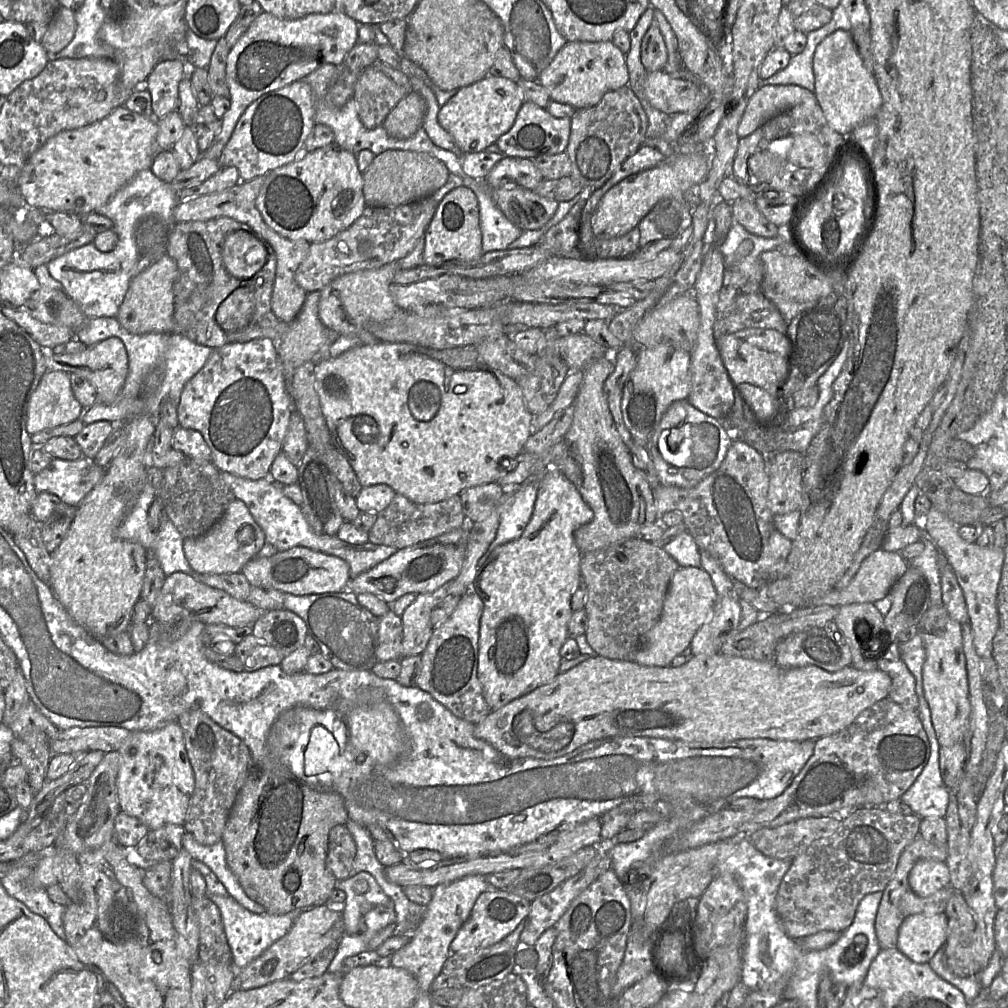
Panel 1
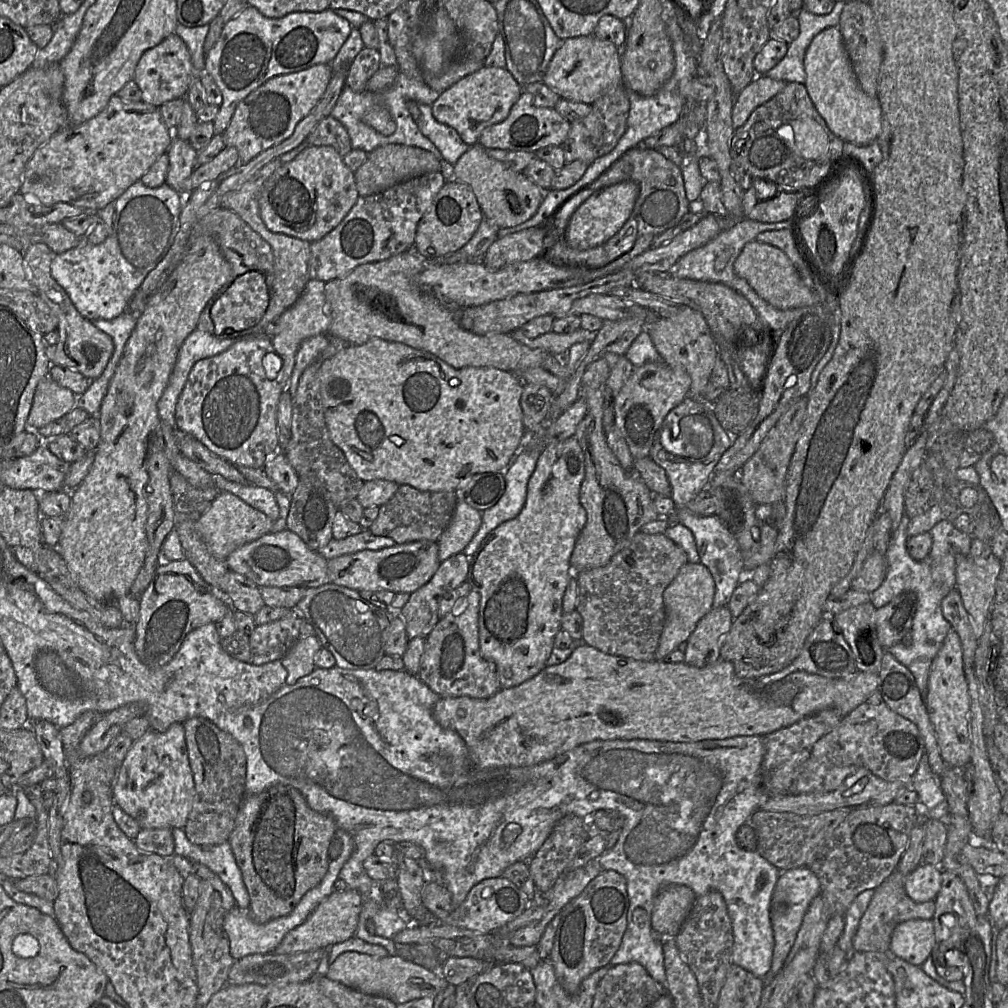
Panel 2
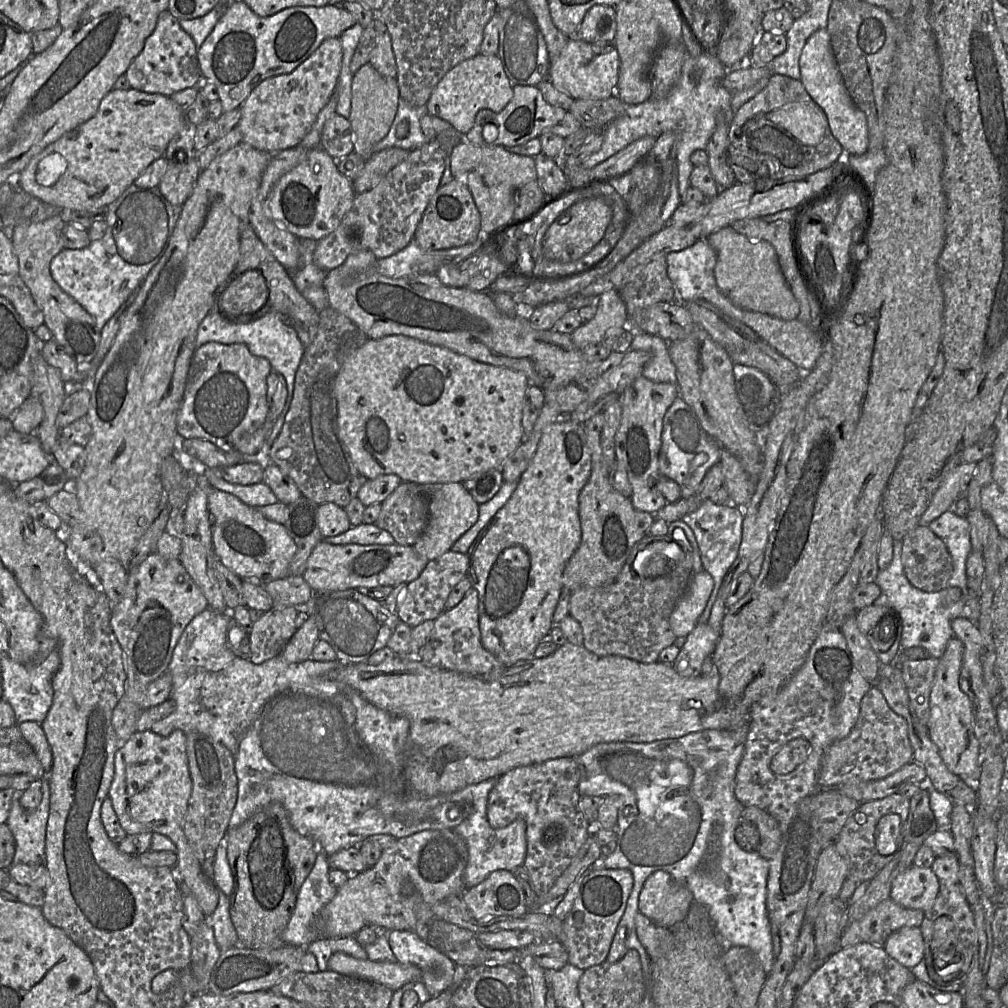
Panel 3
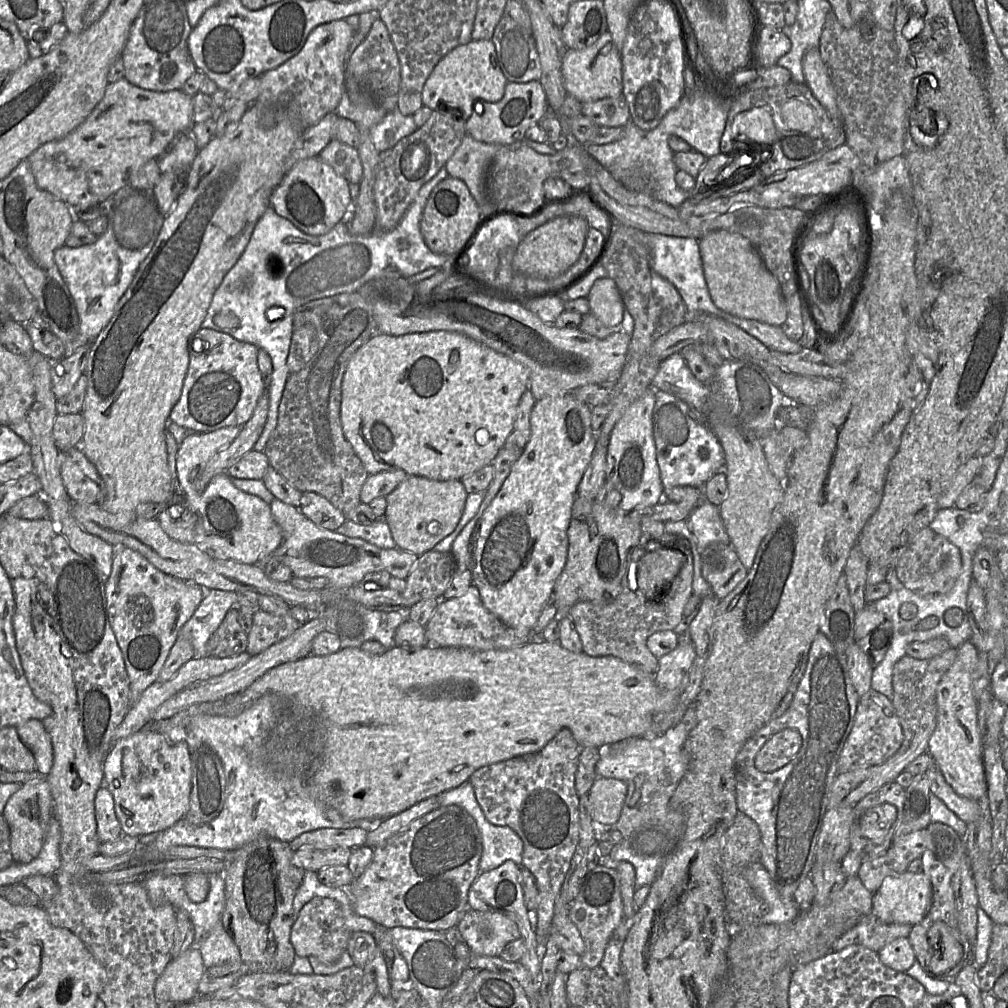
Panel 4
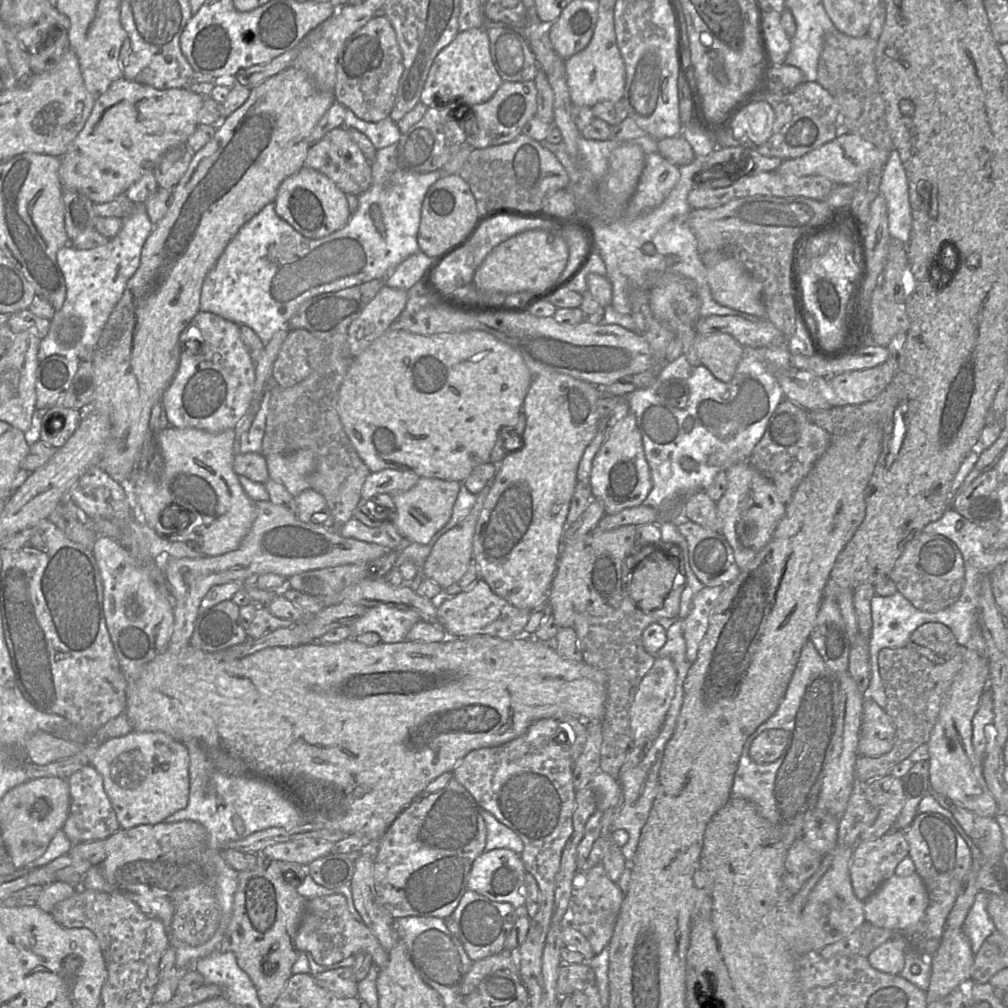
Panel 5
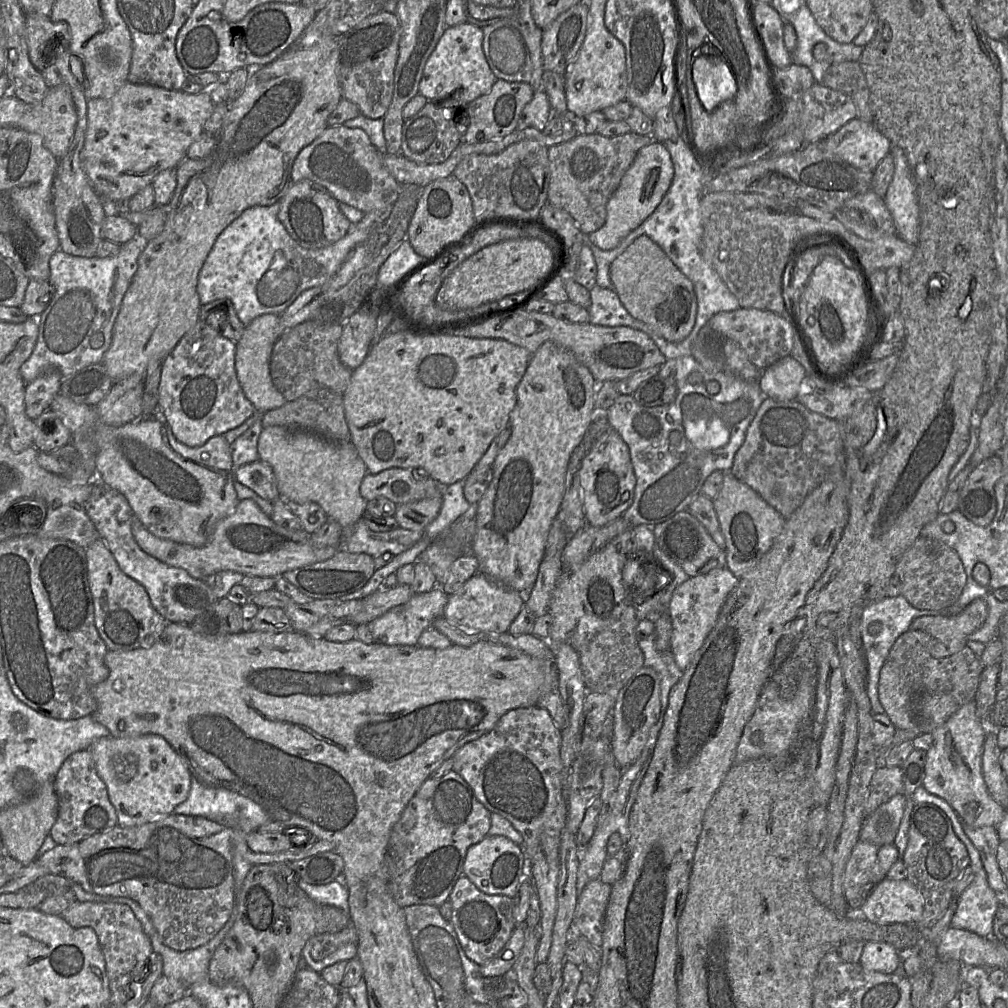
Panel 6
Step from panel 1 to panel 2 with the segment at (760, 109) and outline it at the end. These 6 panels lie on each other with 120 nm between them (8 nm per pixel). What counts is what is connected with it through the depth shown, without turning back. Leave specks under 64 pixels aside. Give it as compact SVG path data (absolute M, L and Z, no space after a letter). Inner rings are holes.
M758 74L739 94L734 96L733 128L741 127L755 108L773 98L785 85L785 81Z

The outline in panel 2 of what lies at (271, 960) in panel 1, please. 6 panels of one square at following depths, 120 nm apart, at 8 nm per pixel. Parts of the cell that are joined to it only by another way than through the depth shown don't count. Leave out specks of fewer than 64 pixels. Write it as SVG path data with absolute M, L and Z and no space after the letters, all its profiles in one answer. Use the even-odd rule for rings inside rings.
M348 888L344 892L332 892L309 915L306 921L296 929L289 932L269 954L292 955L302 952L324 950L335 944L343 943L354 937L359 914L362 910L363 897L354 889Z

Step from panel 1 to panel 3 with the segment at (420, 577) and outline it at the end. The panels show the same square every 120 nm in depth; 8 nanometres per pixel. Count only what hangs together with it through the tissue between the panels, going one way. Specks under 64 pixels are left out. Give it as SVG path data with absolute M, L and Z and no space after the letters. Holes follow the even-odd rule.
M325 539L319 542L308 558L302 577L314 594L348 589L366 589L378 586L395 587L417 579L429 560L419 555L413 546L400 545L334 545Z

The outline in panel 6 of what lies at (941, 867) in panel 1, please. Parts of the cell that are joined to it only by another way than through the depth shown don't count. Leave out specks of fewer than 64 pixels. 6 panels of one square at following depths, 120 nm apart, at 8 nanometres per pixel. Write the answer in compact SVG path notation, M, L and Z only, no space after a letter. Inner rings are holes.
M884 879L870 893L860 915L875 924L916 924L924 911L924 899L908 879Z

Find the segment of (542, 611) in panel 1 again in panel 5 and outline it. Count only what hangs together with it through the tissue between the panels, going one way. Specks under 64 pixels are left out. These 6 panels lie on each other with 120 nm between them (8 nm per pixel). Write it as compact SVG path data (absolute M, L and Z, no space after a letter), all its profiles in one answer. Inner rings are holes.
M551 373L549 375L535 377L529 386L522 405L522 413L526 417L526 426L523 433L524 446L520 450L512 452L502 459L498 464L496 475L491 481L490 491L484 501L475 527L472 546L473 560L477 564L479 578L483 579L496 595L517 608L530 611L543 597L548 596L562 549L561 537L564 531L564 524L576 489L579 463L586 447L590 444L597 432L597 426L600 420L597 414L597 402L601 396L602 394L597 386L569 375Z

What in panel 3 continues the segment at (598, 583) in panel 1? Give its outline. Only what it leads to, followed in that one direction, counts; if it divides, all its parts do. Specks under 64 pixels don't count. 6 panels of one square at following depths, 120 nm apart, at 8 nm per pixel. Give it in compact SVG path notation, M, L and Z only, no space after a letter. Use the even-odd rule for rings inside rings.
M676 529L671 536L660 537L645 535L637 541L628 555L620 573L614 582L602 587L581 587L572 591L569 600L569 616L577 620L583 634L583 646L598 656L619 655L642 663L658 661L659 653L672 645L675 635L669 624L669 617L677 601L685 593L693 575L692 547L687 541L683 531ZM654 543L676 543L679 548L678 560L675 566L666 574L648 578L639 576L633 569L633 562L637 555Z

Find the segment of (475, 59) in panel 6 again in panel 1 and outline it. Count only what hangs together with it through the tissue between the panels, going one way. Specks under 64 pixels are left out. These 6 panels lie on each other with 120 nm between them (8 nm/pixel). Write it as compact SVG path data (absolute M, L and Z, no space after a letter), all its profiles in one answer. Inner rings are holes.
M487 75L457 90L438 112L438 122L464 154L477 153L495 145L500 136L513 126L524 100L518 83L504 77Z

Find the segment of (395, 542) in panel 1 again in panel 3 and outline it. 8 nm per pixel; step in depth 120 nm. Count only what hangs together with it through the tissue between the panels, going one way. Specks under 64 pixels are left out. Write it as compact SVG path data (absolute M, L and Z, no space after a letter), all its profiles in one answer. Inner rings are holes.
M402 481L381 504L382 510L375 524L389 532L396 543L413 546L425 531L429 519L429 495L425 485Z

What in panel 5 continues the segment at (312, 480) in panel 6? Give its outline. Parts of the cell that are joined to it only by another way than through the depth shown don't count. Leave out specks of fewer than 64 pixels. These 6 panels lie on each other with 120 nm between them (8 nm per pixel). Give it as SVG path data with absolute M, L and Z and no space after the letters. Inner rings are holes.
M301 449L289 454L270 454L265 457L269 478L285 486L293 496L311 488L309 476L316 465L312 450Z

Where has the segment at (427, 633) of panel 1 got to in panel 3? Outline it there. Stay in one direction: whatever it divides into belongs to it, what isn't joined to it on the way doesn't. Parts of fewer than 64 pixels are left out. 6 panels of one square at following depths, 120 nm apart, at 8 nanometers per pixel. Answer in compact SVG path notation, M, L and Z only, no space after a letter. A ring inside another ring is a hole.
M452 550L430 560L420 576L407 584L406 593L396 610L399 620L413 628L425 621L437 619L445 611L445 603L452 589L461 579L467 577L468 565L467 554Z

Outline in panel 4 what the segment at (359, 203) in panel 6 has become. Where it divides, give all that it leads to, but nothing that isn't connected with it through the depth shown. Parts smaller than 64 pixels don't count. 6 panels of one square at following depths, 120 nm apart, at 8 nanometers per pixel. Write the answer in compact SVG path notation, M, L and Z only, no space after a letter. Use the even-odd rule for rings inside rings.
M331 139L318 157L348 183L361 183L363 168L357 148Z

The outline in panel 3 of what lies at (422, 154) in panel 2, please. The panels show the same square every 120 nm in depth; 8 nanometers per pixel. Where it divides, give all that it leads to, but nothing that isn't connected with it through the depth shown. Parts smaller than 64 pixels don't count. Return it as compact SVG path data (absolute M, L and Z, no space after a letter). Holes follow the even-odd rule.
M389 148L373 153L353 180L355 194L362 194L376 186L386 174L408 157L409 152L401 148Z

